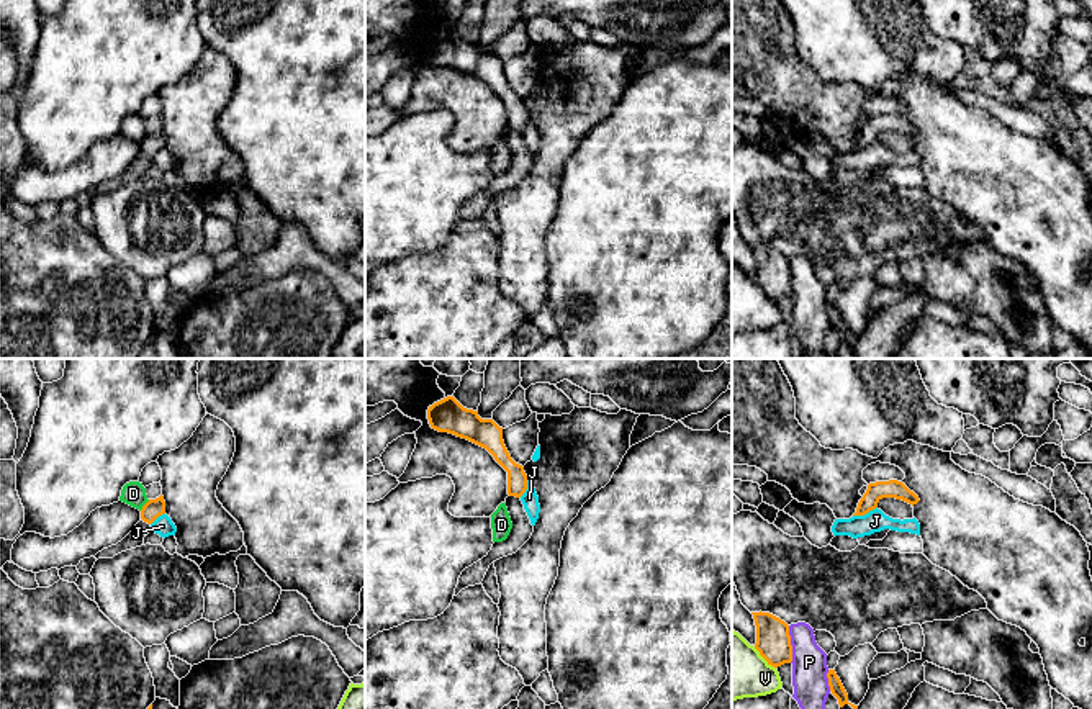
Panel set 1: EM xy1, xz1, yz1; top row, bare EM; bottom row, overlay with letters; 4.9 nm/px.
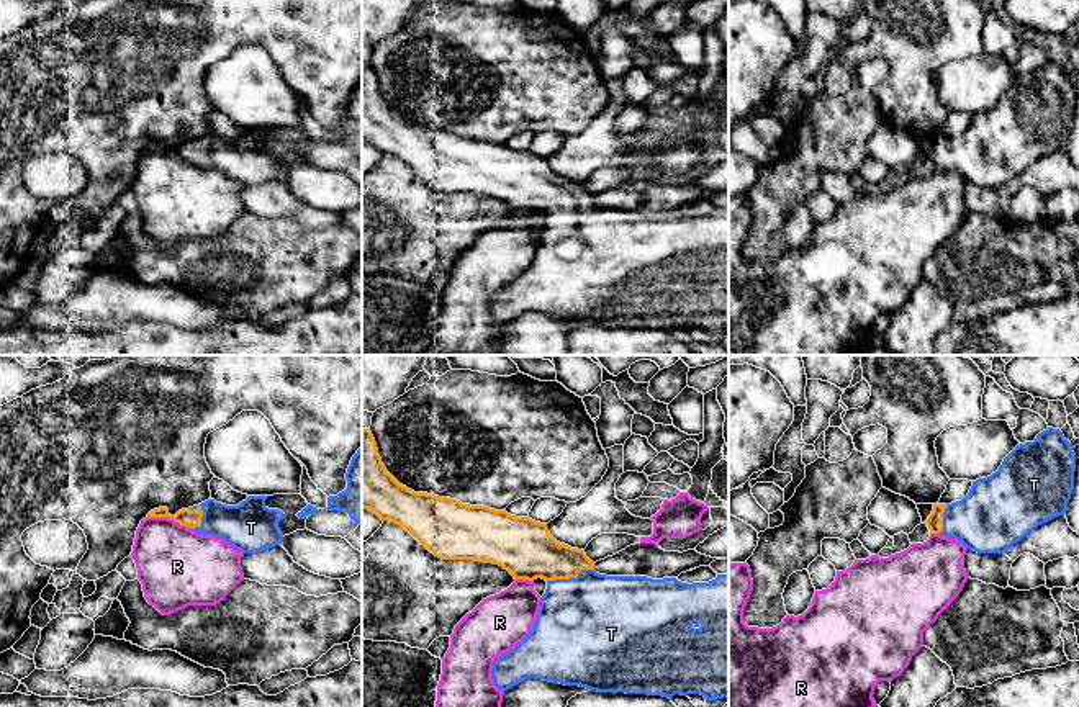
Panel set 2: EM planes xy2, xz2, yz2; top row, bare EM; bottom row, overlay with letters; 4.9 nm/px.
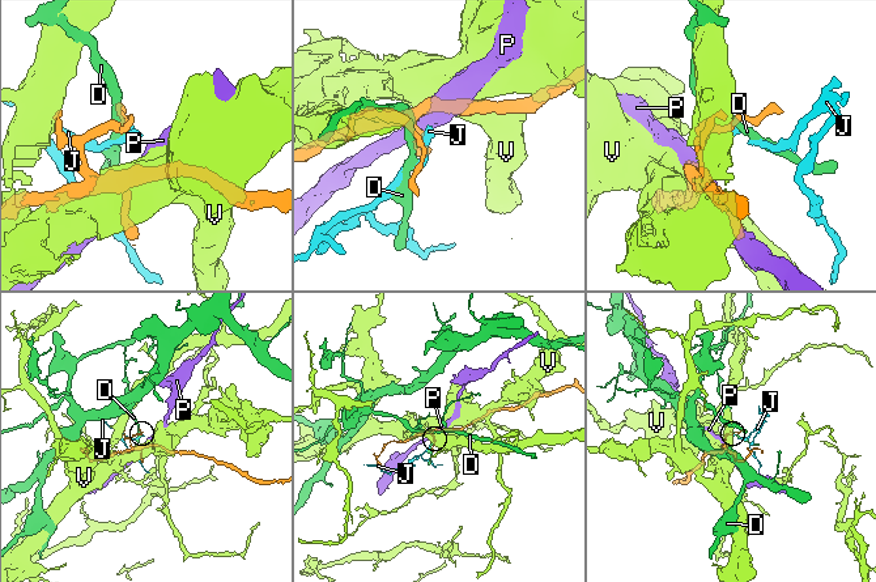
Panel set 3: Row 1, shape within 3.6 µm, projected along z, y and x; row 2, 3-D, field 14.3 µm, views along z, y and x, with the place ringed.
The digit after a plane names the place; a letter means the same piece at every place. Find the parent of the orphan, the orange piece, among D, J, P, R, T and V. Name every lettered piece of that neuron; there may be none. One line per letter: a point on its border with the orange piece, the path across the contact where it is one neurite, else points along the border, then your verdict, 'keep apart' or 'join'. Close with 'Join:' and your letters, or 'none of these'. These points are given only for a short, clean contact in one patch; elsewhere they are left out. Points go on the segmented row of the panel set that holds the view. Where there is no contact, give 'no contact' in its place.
D: contact xy1 (144, 505); border xy1 (149, 500), (139, 510); keep apart
J: contact yz1 (865, 513); border yz1 (876, 506), (853, 516); keep apart
P: contact yz1 (789, 644); keep apart
R: contact xy2 (169, 517); border xy2 (148, 516), (167, 516), (190, 529); keep apart
T: contact xz2 (570, 576); way xz2 (528, 550), (555, 562), (570, 576), (588, 624); join
V: contact yz1 (765, 659); keep apart
Join: T

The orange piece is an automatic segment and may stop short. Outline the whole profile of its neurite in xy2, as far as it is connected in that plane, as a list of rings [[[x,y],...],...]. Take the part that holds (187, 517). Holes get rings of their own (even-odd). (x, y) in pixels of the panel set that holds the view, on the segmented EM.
[[[249,496],[237,506],[226,506],[208,499],[198,506],[182,509],[175,516],[167,507],[154,509],[147,517],[169,517],[201,535],[223,538],[242,553],[257,553],[282,543],[283,535],[277,525],[285,514],[269,509],[269,496]]]

